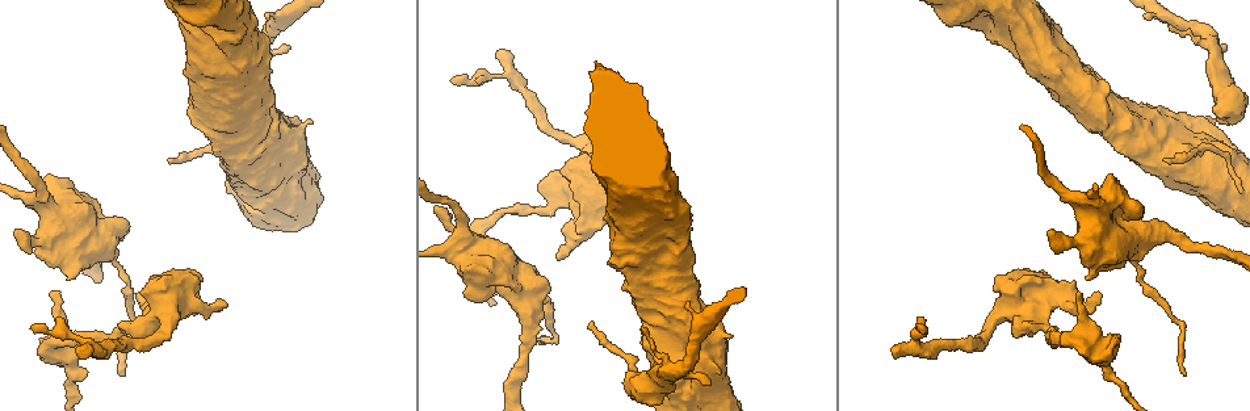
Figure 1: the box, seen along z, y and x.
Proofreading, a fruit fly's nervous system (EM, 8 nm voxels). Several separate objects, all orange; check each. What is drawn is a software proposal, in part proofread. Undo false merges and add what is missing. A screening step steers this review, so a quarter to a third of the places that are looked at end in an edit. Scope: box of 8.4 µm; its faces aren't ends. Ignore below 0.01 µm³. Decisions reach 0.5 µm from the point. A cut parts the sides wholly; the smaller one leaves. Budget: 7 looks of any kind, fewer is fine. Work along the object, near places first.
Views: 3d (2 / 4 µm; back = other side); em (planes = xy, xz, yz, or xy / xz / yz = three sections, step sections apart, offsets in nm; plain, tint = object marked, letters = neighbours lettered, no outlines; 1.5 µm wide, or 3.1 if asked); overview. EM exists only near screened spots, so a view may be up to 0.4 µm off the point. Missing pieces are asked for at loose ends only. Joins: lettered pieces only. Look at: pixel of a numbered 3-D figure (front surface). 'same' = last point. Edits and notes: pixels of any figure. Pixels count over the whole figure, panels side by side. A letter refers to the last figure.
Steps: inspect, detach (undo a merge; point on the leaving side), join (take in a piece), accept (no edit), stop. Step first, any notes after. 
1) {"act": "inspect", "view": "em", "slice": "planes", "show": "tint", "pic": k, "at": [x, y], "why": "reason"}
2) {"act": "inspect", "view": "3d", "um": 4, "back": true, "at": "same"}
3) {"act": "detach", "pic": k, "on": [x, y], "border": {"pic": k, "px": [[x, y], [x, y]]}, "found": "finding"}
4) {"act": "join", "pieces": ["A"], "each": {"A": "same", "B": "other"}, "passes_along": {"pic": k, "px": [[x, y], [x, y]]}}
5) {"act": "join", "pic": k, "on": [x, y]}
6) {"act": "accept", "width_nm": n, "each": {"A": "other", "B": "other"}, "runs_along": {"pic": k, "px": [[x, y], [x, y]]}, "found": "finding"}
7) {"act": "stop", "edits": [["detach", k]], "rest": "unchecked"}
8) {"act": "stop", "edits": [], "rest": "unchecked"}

{"act": "inspect", "view": "em", "slice": "xy", "step": 8, "show": "letters", "pic": 1, "at": [514, 287], "why": "thick turns thin"}

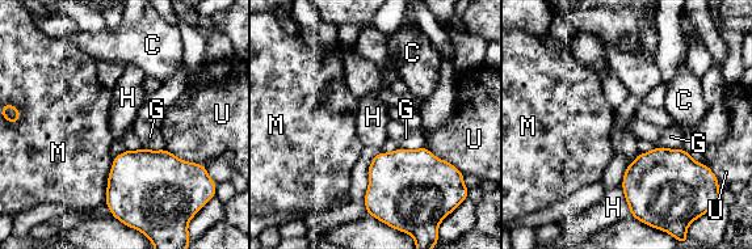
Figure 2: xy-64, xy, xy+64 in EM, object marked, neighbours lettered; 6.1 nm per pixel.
{"act": "accept", "longest_contact_nm": ["U", 180], "each": {"C": "other", "G": "other", "H": "other", "M": "other", "U": "other"}, "found": "one neuron here"}

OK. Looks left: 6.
{"act": "inspect", "view": "3d", "um": 2, "pic": 1, "at": [450, 79], "why": "an open end"}

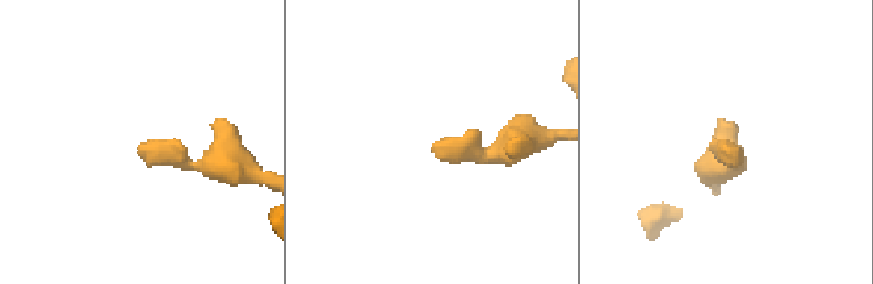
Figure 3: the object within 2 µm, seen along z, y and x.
{"act": "inspect", "view": "em", "slice": "planes", "show": "letters", "pic": 3, "at": [726, 145]}

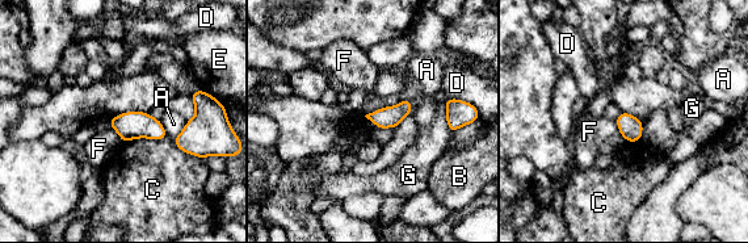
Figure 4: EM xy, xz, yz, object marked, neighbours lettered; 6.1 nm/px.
{"act": "accept", "width_nm": 130, "each": {"A": "other", "B": "other", "C": "other", "D": "other", "E": "other", "F": "other", "G": "other"}, "border": {"pic": 4, "px": [[109, 125], [121, 141]]}, "found": "none of them fits"}

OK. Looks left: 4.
{"act": "inspect", "view": "em", "slice": "planes", "show": "letters", "pic": 1, "at": [1040, 324], "why": "thick turns thin"}

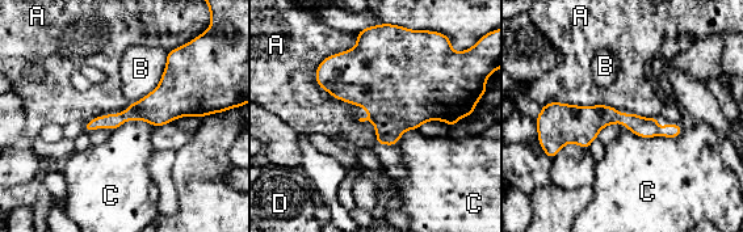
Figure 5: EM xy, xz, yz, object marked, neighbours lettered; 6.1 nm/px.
{"act": "accept", "width_nm": 100, "each": {"A": "other", "B": "other", "C": "other", "D": "other"}, "found": "all the same neuron"}

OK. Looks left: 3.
{"act": "stop", "edits": [], "rest": "unchecked"}

